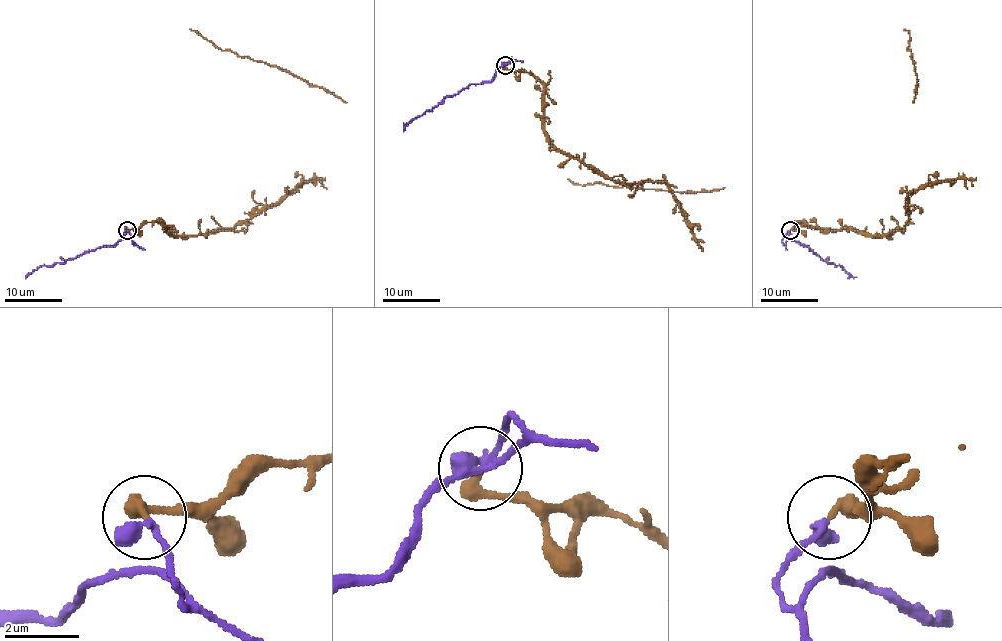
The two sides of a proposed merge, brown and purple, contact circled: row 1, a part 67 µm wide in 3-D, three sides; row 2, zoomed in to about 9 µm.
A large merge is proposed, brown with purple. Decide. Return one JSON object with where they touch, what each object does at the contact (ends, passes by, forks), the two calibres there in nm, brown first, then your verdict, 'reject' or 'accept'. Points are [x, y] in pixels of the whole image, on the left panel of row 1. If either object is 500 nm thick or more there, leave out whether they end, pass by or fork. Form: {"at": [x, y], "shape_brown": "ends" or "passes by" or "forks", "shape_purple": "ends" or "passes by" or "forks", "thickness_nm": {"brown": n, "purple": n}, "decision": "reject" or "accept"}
{"at": [127, 230], "shape_brown": "ends", "shape_purple": "ends", "thickness_nm": {"brown": 360, "purple": 440}, "decision": "reject"}

